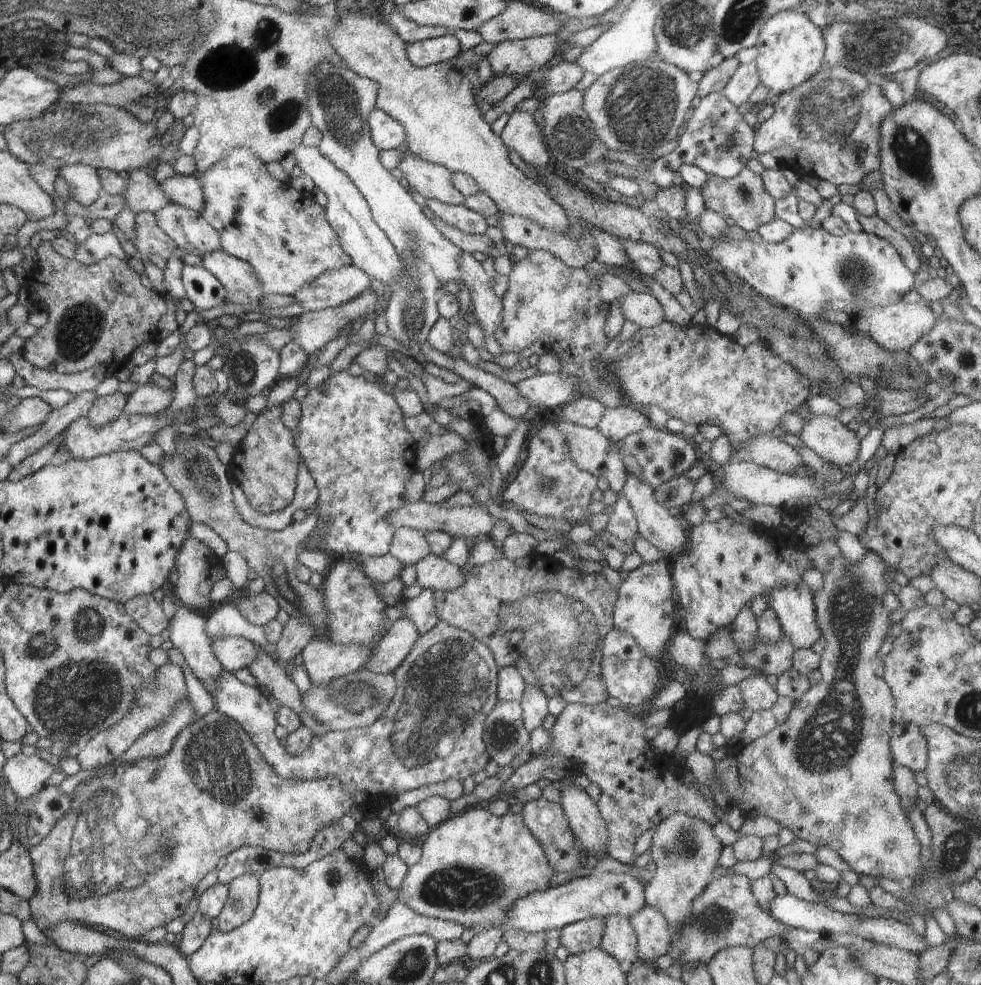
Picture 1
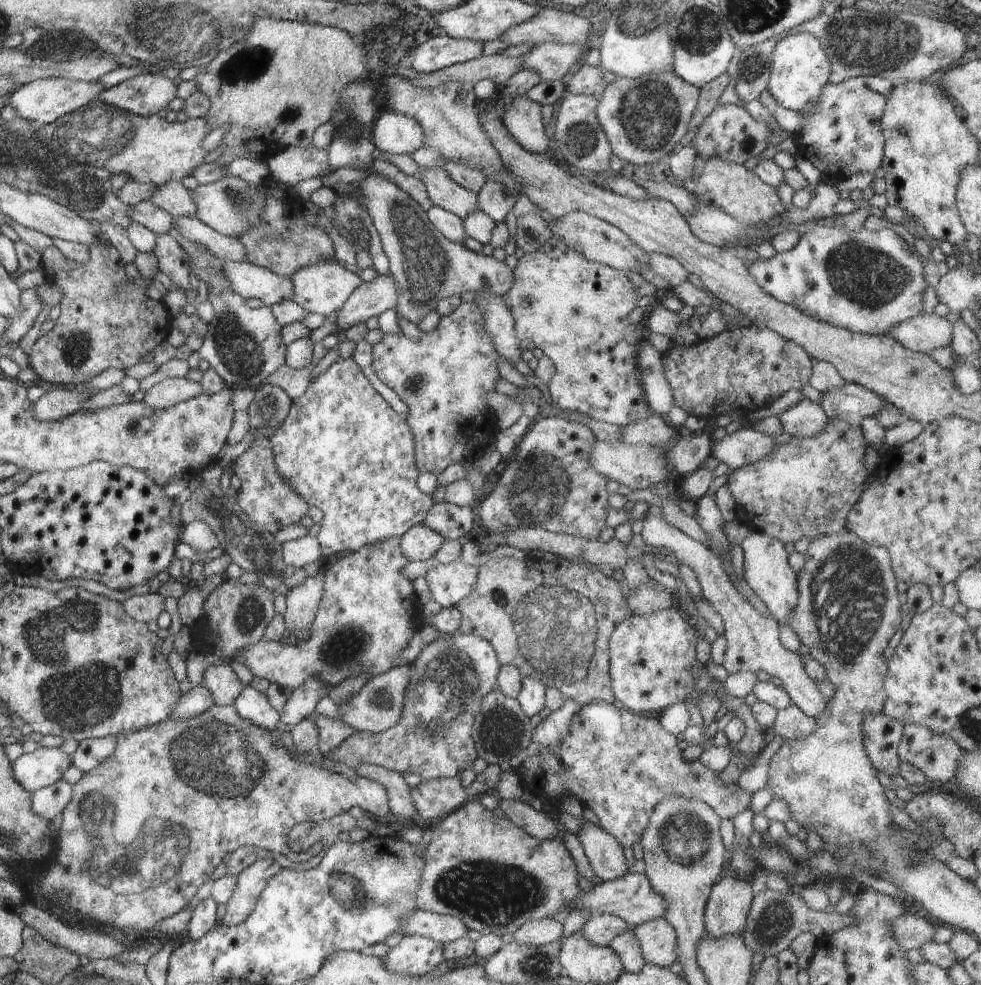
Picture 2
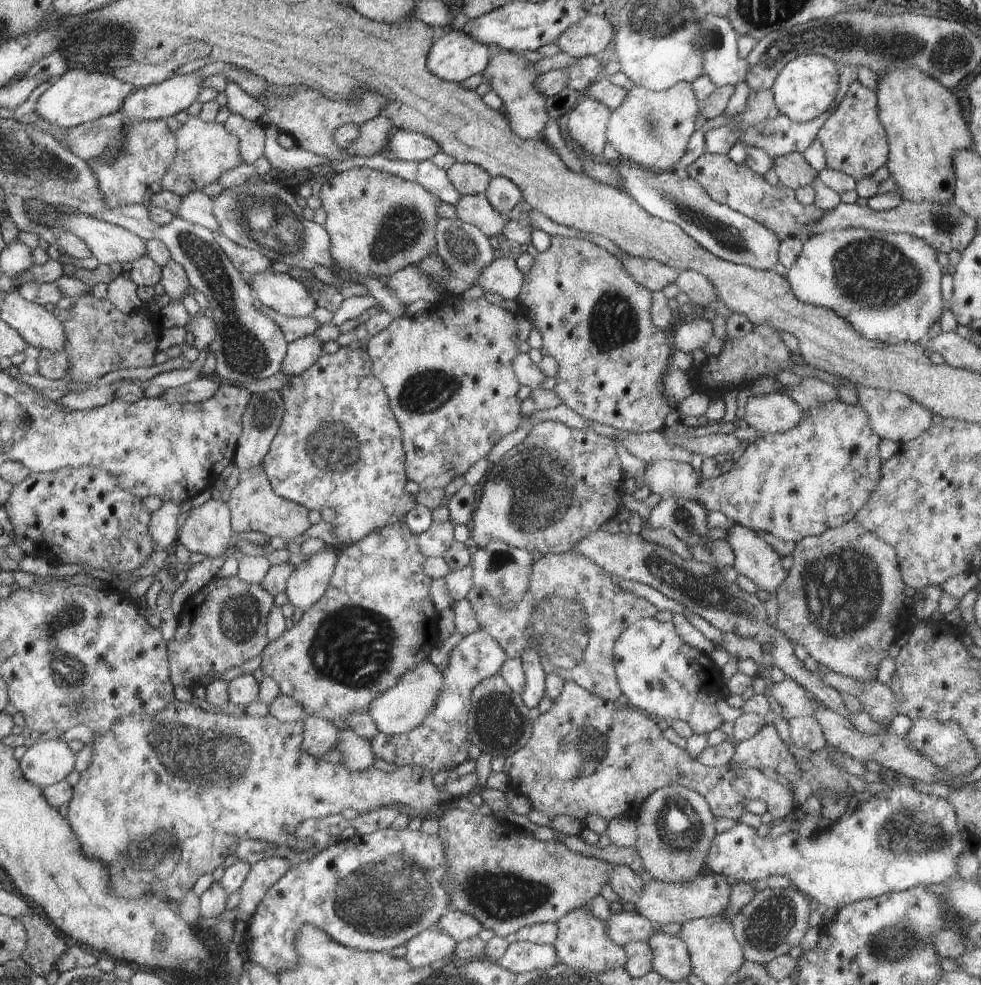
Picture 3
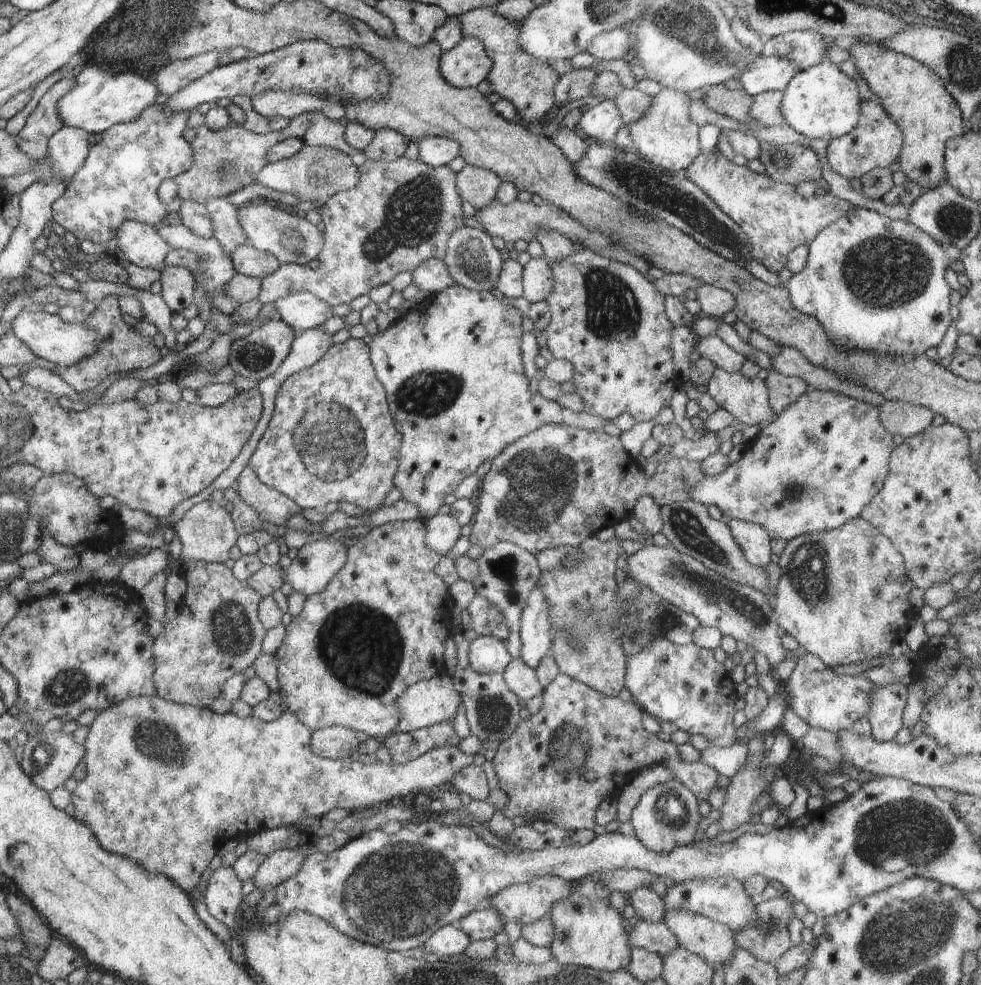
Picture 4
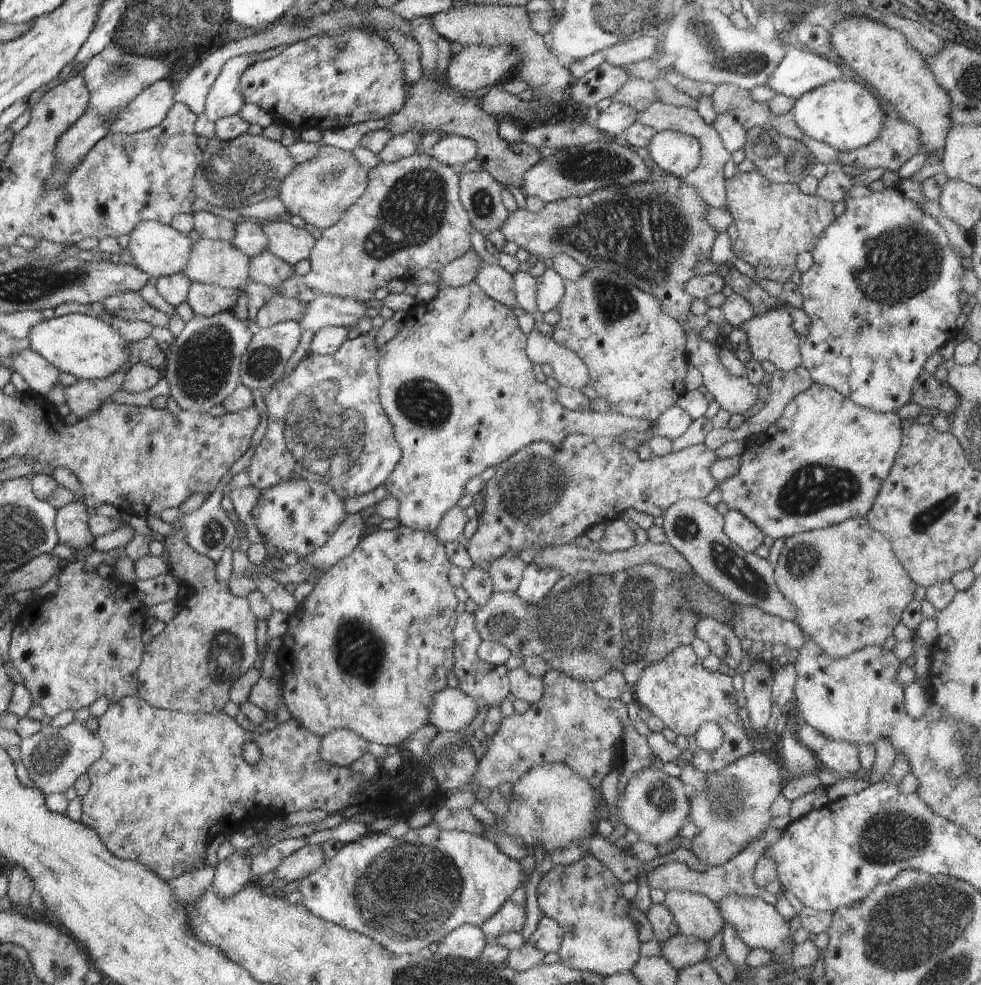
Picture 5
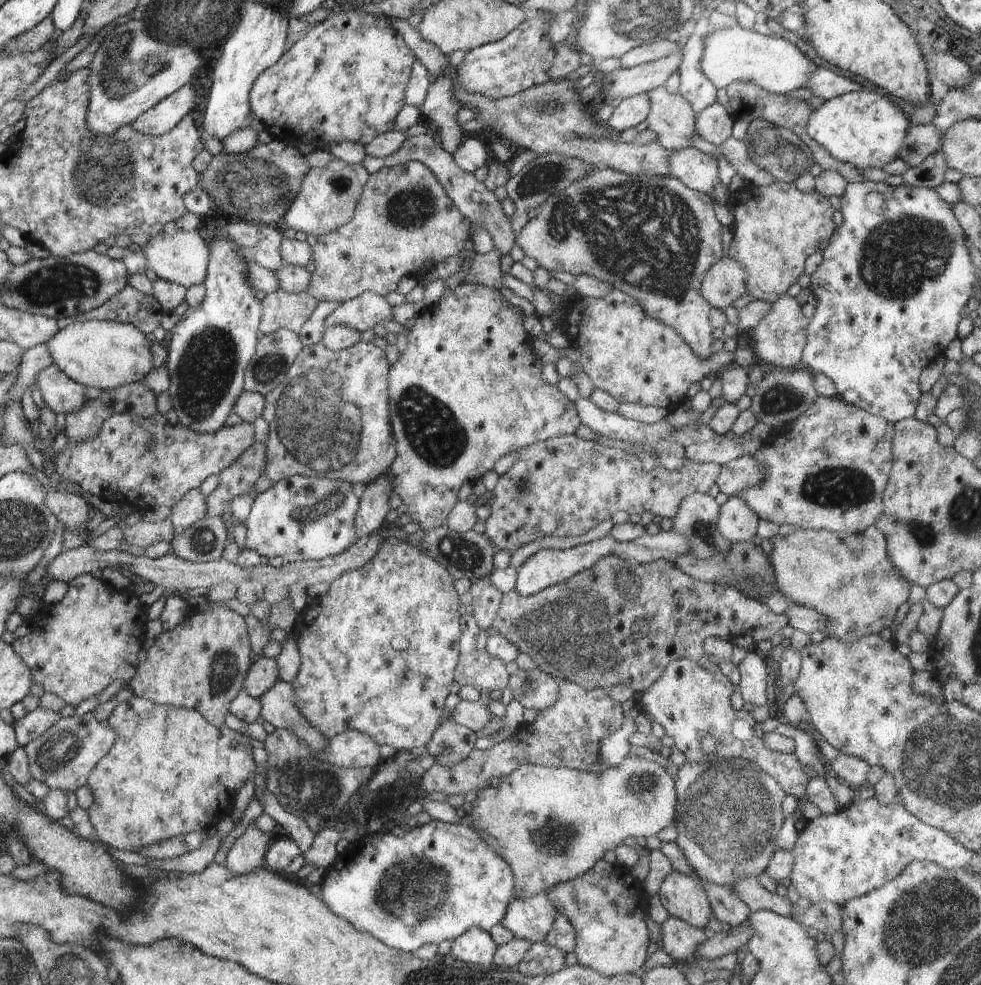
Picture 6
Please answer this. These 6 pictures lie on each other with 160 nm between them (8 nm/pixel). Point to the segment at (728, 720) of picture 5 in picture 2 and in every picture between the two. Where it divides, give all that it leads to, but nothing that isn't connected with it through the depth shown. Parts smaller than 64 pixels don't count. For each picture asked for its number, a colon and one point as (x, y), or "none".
2: (651, 656)
3: (660, 675)
4: (686, 685)

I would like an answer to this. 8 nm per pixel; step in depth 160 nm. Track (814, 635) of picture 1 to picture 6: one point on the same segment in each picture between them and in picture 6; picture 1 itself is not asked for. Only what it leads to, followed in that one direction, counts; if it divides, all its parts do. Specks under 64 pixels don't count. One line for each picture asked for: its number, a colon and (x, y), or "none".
2: (765, 568)
3: (754, 558)
4: (754, 541)
5: (738, 528)
6: (737, 522)

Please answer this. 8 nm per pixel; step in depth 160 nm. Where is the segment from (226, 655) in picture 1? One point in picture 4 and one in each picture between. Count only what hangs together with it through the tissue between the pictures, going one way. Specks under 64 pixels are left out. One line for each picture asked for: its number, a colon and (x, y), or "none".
2: (368, 612)
3: (376, 621)
4: (380, 625)

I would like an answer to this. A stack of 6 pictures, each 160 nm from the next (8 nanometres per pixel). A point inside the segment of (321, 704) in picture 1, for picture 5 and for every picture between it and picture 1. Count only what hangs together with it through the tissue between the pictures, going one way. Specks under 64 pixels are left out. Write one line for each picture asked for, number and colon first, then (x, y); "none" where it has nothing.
2: (378, 706)
3: (398, 710)
4: (426, 703)
5: (452, 710)

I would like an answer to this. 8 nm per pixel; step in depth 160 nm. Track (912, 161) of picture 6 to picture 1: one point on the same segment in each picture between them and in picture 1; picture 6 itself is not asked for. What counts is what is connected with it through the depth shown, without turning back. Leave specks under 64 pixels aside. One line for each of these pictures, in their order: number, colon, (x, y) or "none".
1: (828, 127)
2: (844, 136)
3: (855, 142)
4: (876, 142)
5: (900, 140)

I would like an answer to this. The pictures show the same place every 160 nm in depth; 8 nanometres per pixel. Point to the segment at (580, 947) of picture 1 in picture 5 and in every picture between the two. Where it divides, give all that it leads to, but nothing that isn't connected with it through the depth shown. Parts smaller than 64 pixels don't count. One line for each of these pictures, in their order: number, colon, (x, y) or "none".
2: (601, 929)
3: (622, 928)
4: (657, 938)
5: (681, 951)

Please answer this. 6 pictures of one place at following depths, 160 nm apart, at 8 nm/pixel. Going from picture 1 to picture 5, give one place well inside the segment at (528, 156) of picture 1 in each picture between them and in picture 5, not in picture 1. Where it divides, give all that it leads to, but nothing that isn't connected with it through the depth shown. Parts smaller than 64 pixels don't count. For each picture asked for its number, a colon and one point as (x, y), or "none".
2: (522, 118)
3: (512, 77)
4: (529, 83)
5: (490, 25)

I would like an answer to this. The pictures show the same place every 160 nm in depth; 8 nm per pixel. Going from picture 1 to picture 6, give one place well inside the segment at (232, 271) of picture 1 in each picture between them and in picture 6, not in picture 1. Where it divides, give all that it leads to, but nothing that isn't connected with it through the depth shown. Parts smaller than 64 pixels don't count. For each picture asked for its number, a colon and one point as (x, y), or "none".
2: (249, 280)
3: (284, 294)
4: (302, 311)
5: (325, 311)
6: (368, 310)

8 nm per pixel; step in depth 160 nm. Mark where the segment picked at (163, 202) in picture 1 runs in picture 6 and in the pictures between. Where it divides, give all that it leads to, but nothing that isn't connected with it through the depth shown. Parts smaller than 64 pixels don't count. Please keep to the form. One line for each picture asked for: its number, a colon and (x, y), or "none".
2: (174, 198)
3: (197, 207)
4: (225, 218)
5: (250, 239)
6: (267, 253)

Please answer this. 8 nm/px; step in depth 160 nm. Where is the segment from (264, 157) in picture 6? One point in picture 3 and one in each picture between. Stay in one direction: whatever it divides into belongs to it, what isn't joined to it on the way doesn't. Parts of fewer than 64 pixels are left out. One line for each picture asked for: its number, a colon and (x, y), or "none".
3: (206, 150)
4: (224, 162)
5: (246, 170)

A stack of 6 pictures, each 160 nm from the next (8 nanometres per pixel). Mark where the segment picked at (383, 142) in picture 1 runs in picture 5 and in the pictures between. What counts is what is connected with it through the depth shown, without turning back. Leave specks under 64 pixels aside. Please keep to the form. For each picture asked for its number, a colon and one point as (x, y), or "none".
2: (393, 132)
3: (409, 146)
4: (436, 151)
5: (453, 150)

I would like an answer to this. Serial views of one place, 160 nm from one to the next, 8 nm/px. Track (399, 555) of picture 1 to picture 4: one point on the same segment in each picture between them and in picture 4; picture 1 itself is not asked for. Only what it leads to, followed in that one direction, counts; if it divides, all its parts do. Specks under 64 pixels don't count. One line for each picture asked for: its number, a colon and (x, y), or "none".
2: (419, 543)
3: (434, 542)
4: (443, 530)

